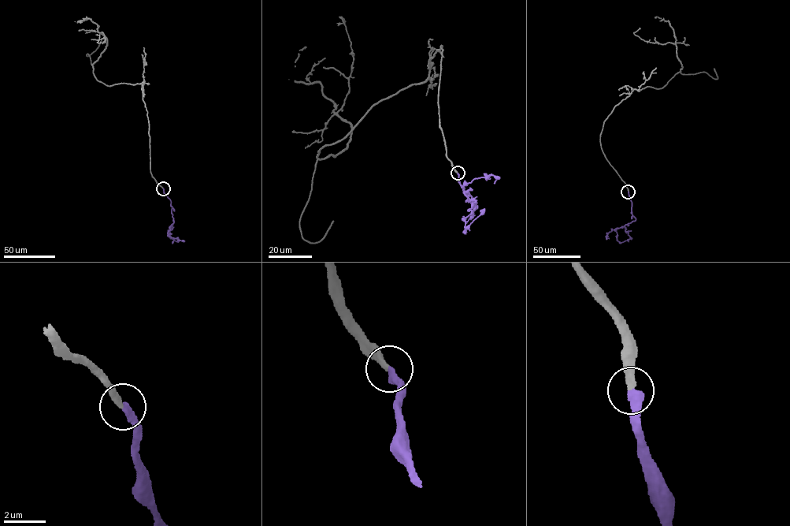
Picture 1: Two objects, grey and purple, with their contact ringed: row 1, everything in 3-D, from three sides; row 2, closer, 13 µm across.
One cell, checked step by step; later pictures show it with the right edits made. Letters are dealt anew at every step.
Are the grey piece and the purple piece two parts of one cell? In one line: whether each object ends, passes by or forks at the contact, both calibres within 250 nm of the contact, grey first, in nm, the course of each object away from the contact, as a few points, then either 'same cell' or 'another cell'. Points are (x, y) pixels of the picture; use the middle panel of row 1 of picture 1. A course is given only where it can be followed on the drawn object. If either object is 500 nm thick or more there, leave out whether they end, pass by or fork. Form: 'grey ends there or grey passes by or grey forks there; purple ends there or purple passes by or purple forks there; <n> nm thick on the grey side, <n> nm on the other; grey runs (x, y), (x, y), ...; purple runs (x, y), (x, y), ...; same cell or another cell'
grey ends there; purple ends there; 280 nm thick on the grey side, 380 nm on the other; grey runs (458, 173), (441, 45), (425, 80), (317, 158), (350, 139), (337, 23); purple runs (458, 173), (464, 192), (472, 198), (471, 219), (476, 203), (469, 199), (463, 186), (492, 175), (494, 184); same cell

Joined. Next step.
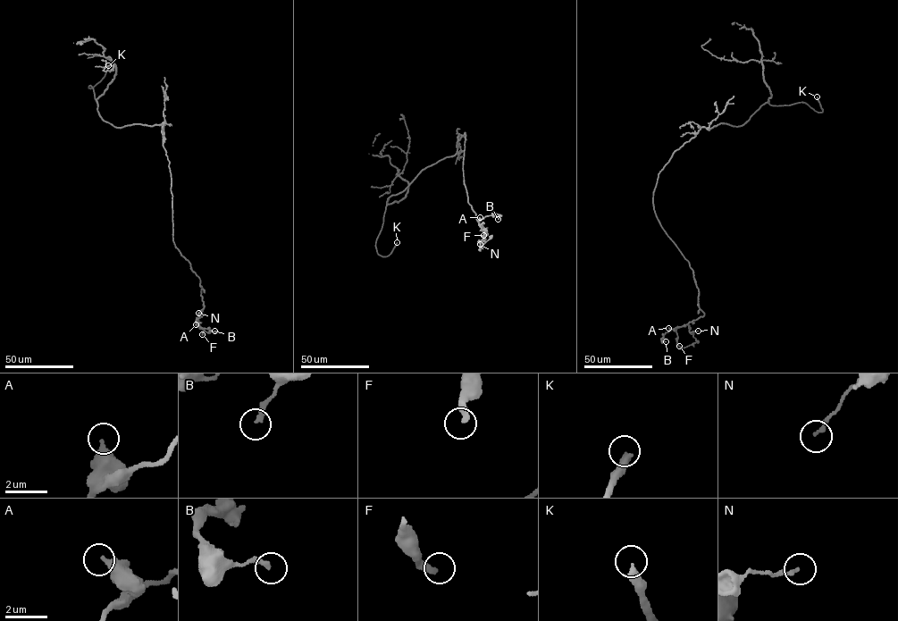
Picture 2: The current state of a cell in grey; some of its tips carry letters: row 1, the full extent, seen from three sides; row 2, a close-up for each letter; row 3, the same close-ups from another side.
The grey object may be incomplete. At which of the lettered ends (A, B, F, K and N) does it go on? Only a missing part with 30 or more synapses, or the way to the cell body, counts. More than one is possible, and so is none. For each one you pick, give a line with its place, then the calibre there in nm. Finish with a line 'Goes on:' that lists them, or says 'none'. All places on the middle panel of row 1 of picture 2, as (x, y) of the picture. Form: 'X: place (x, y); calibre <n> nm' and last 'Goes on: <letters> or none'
K: place (397, 242); calibre 320 nm
Goes on: K

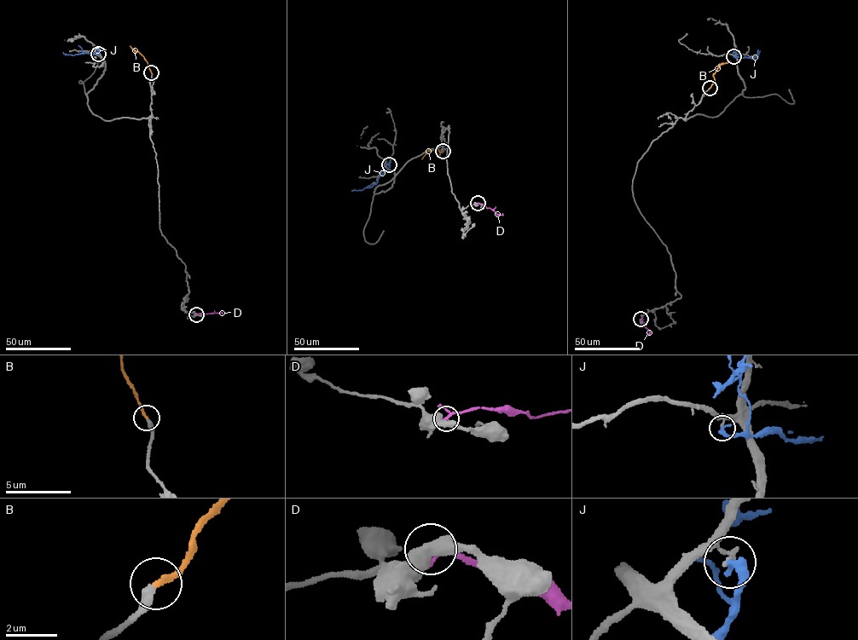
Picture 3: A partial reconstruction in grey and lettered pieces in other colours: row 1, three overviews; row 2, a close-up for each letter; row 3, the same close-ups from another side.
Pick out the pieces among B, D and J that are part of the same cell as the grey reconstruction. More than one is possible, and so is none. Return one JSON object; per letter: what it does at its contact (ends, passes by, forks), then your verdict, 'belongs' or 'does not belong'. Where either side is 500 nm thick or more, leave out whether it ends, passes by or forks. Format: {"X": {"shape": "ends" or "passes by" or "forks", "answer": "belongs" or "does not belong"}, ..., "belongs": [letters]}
{"B": {"shape": "ends", "answer": "belongs"}, "D": {"answer": "does not belong"}, "J": {"shape": "ends", "answer": "does not belong"}, "belongs": ["B"]}

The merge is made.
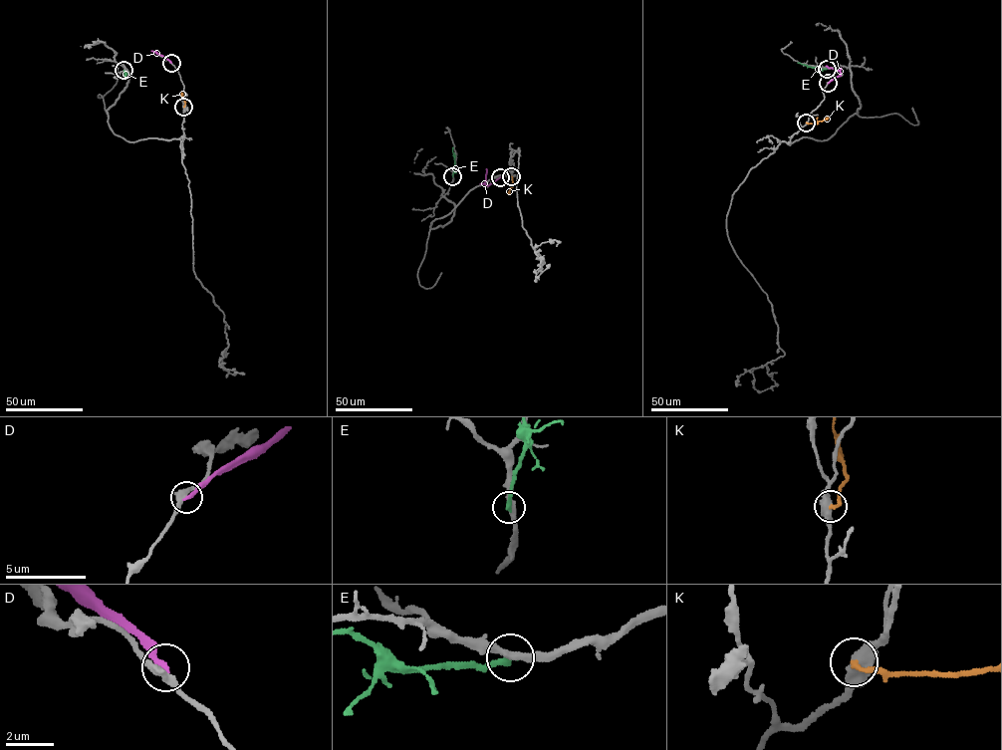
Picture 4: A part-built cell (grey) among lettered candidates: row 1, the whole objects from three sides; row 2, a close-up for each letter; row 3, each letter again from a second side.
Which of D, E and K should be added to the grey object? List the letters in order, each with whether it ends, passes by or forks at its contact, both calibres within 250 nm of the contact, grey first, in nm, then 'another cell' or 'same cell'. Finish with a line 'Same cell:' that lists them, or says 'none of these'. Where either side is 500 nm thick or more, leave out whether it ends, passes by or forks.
D: it ends there; 320 nm thick on the grey side, 240 nm on the other; another cell
E: it ends there; 300 nm thick on the grey side, 300 nm on the other; another cell
K: 550 nm thick on the grey side, 200 nm on the other; another cell
Same cell: none of these

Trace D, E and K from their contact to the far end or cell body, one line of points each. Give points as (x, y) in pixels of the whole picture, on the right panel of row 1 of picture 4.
D: (828, 83), (840, 73), (826, 66)
E: (827, 69), (798, 62)
K: (806, 123), (817, 123), (828, 118)

